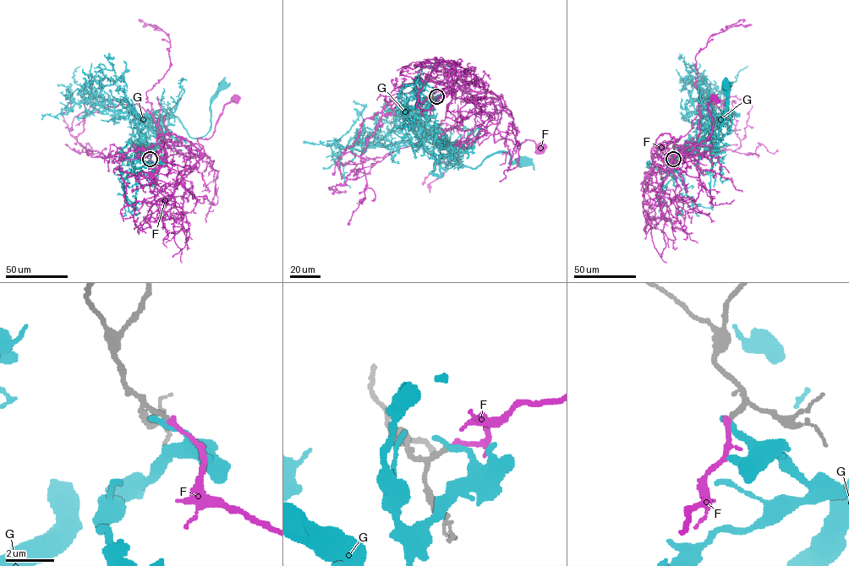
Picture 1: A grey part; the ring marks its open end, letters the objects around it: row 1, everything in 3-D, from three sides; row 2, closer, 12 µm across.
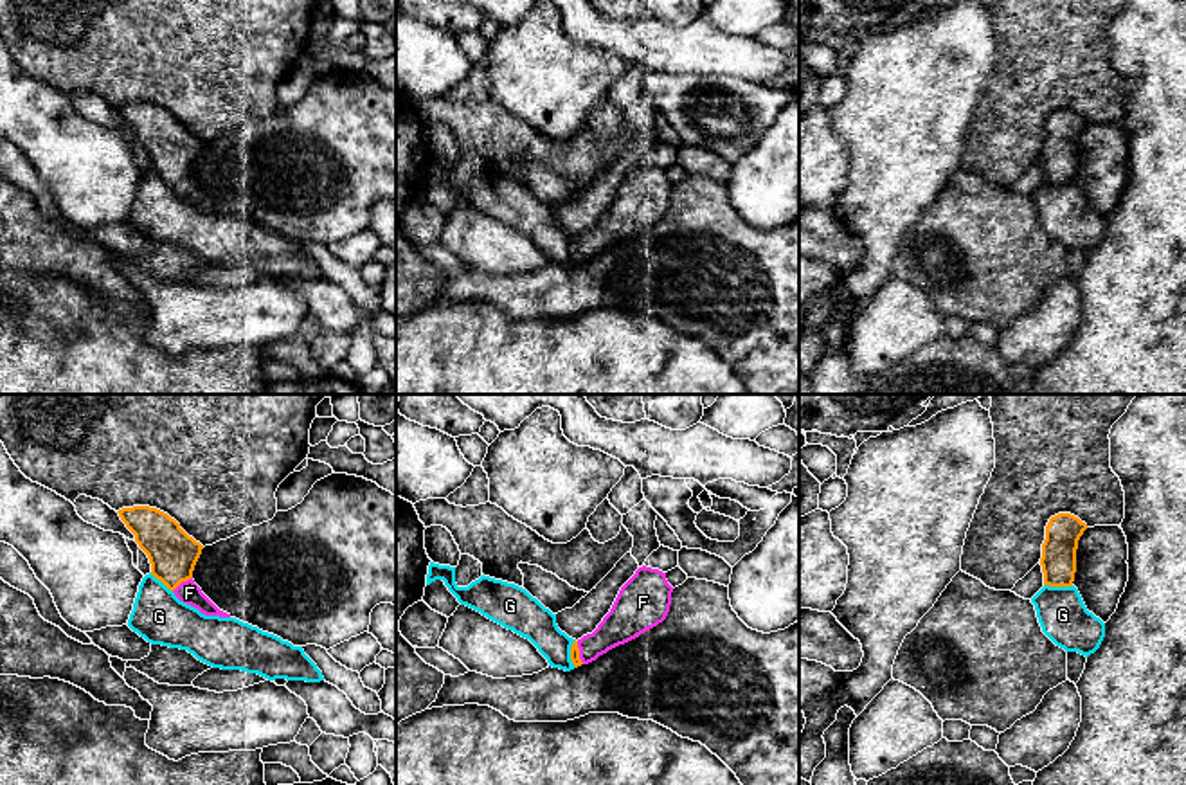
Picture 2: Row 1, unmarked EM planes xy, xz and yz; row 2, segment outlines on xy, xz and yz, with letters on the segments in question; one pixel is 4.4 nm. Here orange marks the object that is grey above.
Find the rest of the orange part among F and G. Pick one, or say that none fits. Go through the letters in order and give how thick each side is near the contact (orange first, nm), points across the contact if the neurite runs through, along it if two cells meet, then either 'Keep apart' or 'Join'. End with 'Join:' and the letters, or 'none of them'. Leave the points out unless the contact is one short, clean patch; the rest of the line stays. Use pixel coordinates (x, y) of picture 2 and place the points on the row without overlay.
F: Thickness 50 nm (orange) against 170 nm. Path across: xz (575, 249), (578, 249), (598, 240), (625, 218). Join
G: Thickness 160 nm (orange) against 220 nm. Boundary: yz (1044, 180), (1071, 182). Keep apart
Join: F

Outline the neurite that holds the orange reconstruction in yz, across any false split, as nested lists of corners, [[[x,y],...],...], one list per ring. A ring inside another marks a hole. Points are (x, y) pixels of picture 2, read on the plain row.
[[[1058,110],[1049,115],[1040,155],[1044,182],[1073,182],[1076,169],[1078,137],[1085,126],[1087,121],[1071,110]]]

